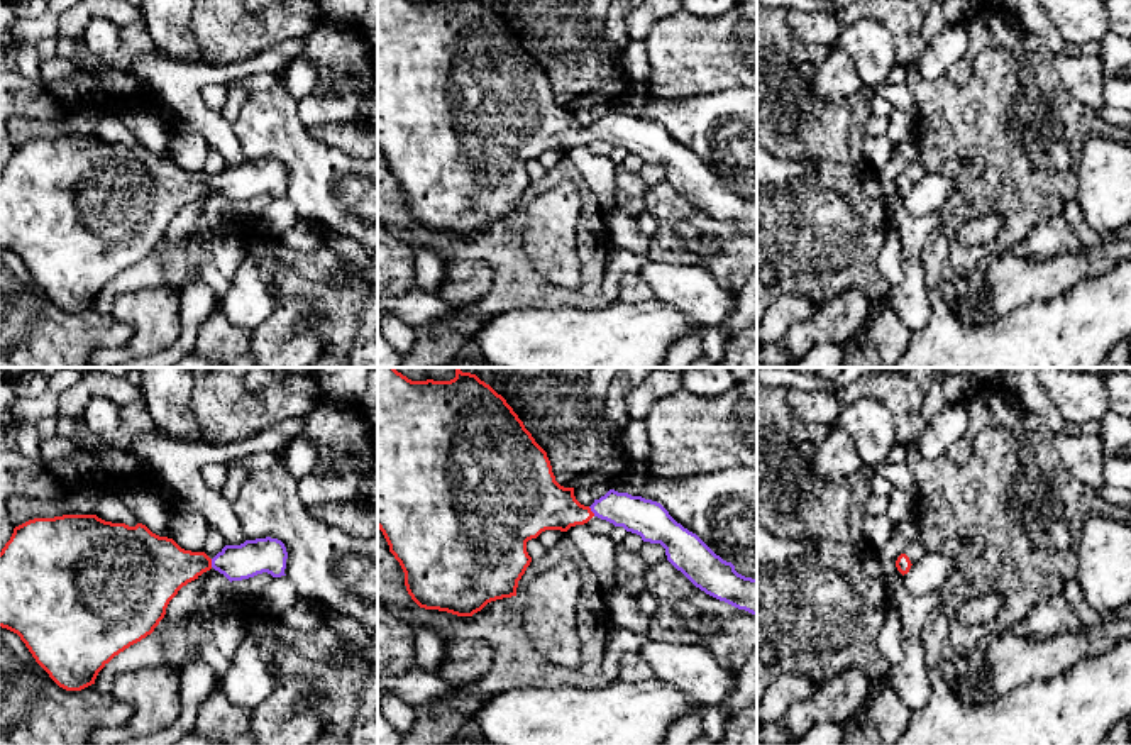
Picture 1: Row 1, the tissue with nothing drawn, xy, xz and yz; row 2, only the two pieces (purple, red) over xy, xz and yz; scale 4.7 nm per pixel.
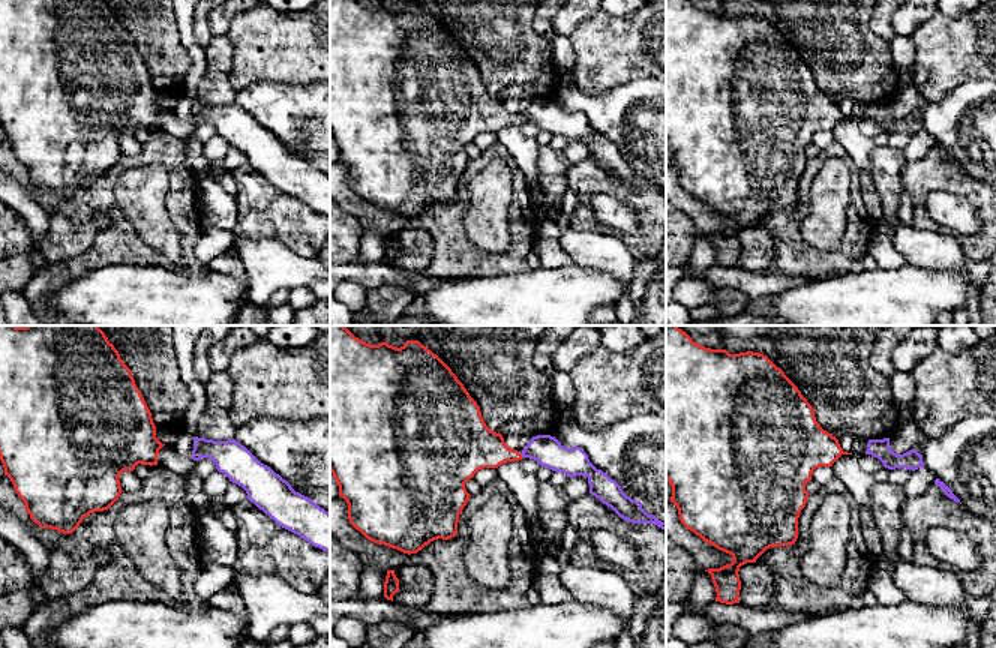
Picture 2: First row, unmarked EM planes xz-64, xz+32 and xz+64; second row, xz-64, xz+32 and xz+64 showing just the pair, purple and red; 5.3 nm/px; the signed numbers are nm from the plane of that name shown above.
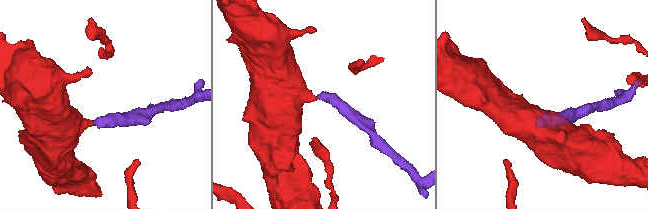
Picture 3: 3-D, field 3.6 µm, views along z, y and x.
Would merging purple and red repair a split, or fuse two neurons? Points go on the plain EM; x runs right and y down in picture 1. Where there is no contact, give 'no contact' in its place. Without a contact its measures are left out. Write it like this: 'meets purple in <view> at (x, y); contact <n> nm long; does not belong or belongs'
meets purple in xz at (591, 131); contact 60 nm long; belongs

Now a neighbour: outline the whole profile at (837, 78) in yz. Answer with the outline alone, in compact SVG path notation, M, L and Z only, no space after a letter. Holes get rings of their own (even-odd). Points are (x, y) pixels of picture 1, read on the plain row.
M840 49L828 51L814 80L818 97L825 103L833 103L852 97L862 86L850 56Z

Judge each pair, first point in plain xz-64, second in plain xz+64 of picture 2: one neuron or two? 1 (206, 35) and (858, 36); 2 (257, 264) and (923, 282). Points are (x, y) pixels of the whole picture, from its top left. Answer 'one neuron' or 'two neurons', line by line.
1: two neurons
2: two neurons

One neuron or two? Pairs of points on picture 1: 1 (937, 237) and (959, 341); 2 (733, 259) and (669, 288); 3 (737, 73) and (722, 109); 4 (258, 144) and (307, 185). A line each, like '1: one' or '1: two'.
1: two
2: two
3: two
4: one

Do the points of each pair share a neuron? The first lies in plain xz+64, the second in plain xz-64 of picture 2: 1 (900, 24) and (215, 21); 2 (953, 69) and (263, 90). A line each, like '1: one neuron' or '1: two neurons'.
1: one neuron
2: two neurons

